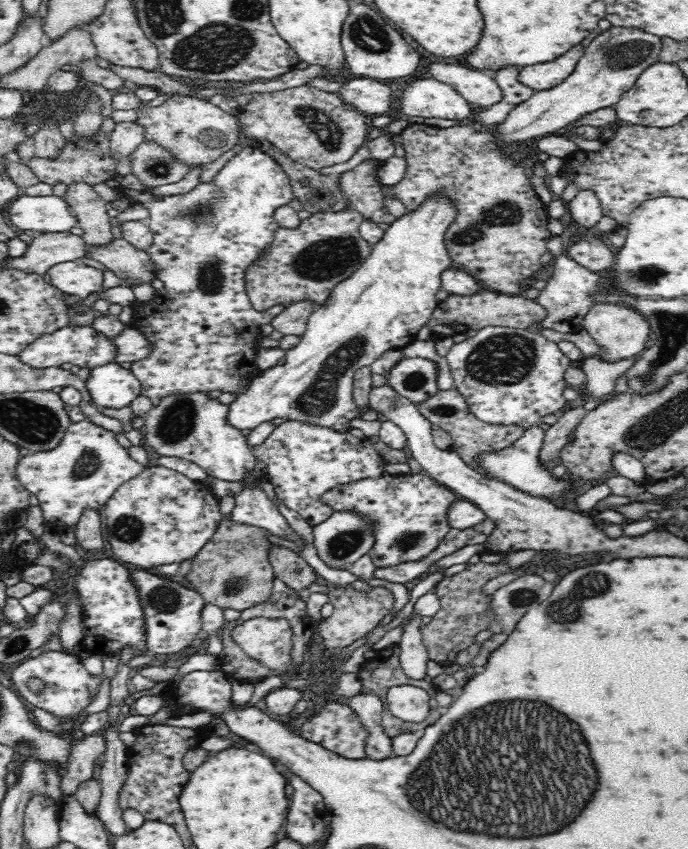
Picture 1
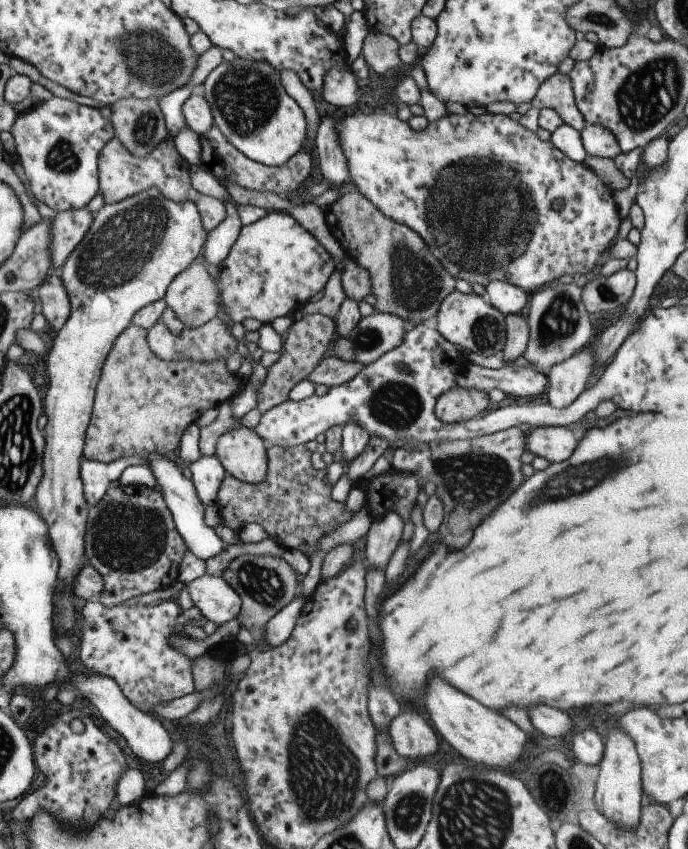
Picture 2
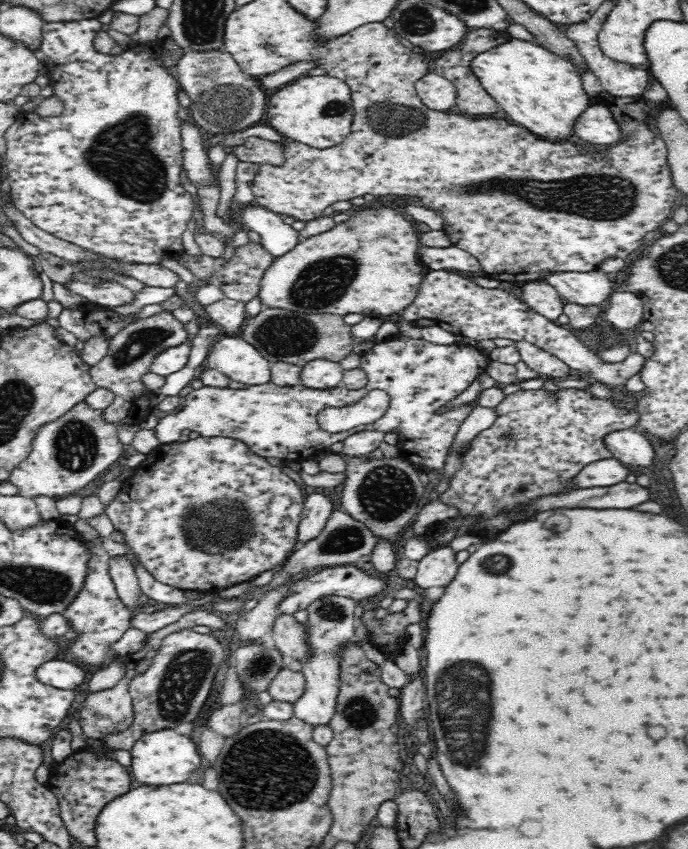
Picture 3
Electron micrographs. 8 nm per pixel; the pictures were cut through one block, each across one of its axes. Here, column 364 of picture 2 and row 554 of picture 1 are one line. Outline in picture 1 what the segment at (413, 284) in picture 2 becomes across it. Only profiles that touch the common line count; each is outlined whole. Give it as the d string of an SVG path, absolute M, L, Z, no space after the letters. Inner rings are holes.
M226 515L220 521L214 536L192 558L187 579L206 603L214 604L222 610L234 608L241 611L268 601L276 577L272 563L268 560L268 550L273 543L266 536L272 535L264 528L232 521Z

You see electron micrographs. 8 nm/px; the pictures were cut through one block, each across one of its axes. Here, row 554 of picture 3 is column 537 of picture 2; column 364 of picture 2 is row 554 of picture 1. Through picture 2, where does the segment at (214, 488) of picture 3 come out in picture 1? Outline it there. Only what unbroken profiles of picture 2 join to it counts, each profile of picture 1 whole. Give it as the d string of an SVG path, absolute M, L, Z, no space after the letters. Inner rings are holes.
M162 466L145 467L138 476L120 485L105 504L108 542L115 558L144 570L192 560L223 519L218 500L203 481L190 480Z

